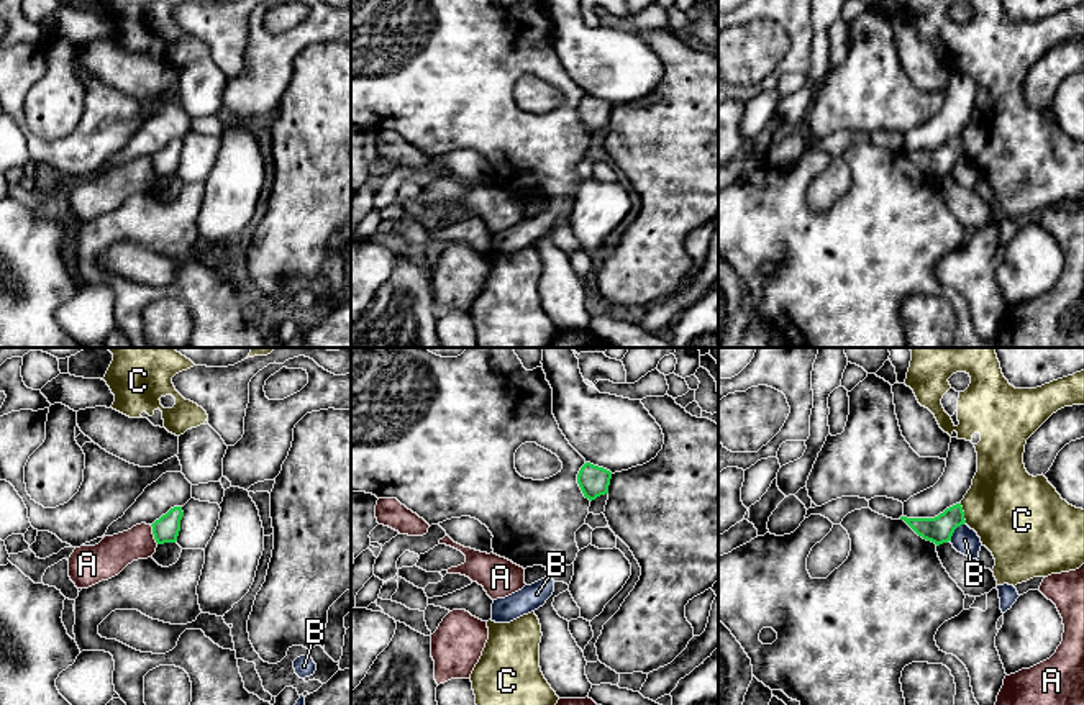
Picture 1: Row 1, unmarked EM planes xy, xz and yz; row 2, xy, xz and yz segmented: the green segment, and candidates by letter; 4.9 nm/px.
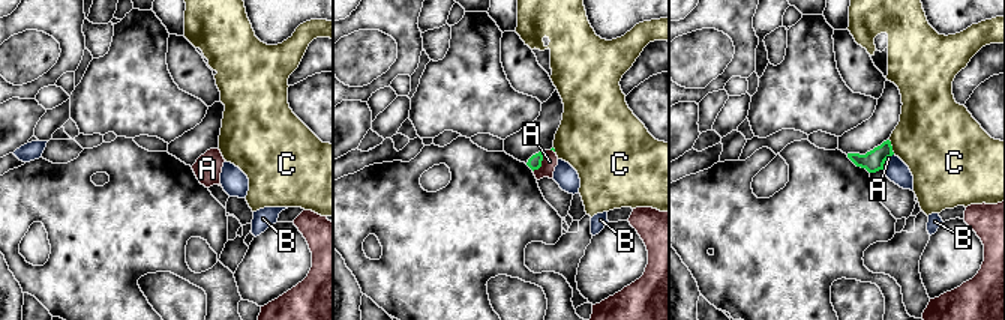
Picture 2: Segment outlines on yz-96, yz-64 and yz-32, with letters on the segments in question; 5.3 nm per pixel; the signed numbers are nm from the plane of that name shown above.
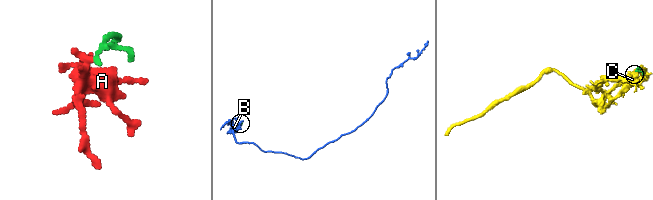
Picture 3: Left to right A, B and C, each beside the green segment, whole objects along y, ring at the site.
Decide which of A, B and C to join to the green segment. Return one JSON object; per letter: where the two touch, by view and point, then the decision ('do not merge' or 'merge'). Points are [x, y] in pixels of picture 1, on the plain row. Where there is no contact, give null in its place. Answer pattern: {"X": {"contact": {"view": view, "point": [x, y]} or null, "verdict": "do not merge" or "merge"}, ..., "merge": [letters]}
{"A": {"contact": {"view": "xy", "point": [154, 168]}, "verdict": "do not merge"}, "B": {"contact": {"view": "yz", "point": [953, 164]}, "verdict": "do not merge"}, "C": {"contact": {"view": "yz", "point": [963, 146]}, "verdict": "do not merge"}, "merge": []}

